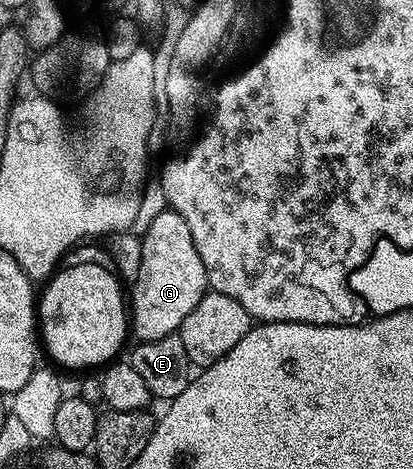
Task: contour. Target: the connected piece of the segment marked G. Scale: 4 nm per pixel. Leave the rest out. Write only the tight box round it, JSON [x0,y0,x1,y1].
[130,210,207,342]

